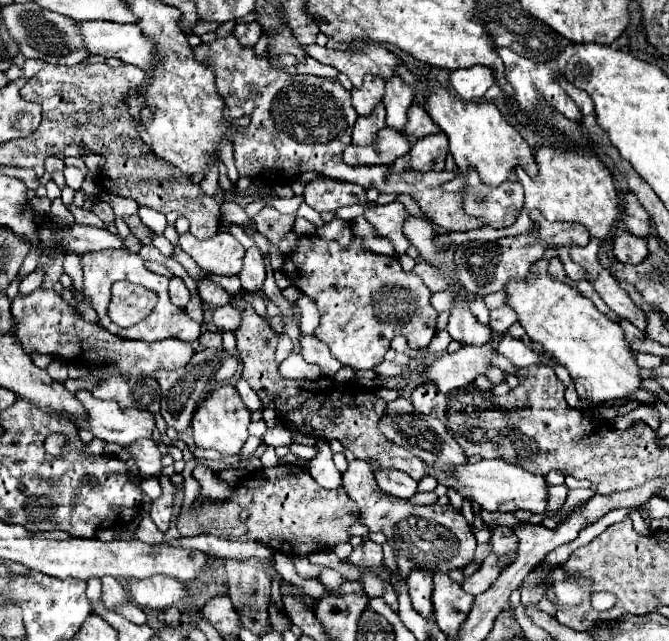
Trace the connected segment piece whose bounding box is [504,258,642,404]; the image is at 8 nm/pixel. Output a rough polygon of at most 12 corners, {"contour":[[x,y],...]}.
{"contour":[[548,272],[504,286],[532,342],[600,404],[640,388],[618,322]]}

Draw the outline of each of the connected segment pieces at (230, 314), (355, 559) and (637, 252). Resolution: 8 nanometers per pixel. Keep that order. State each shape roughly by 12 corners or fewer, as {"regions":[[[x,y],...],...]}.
{"regions":[[[230,304],[202,308],[212,310],[212,322],[230,332],[238,326],[240,314]],[[366,540],[348,562],[374,566],[382,562],[382,546]],[[628,230],[612,238],[618,262],[638,264],[648,254],[646,240]]]}

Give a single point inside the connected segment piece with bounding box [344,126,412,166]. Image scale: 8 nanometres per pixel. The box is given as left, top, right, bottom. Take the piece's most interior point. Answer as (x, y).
(389, 144)

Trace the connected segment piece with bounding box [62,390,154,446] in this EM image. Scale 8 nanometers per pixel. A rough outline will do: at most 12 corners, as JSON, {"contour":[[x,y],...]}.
{"contour":[[76,390],[84,416],[62,412],[104,442],[152,438],[154,416]]}

